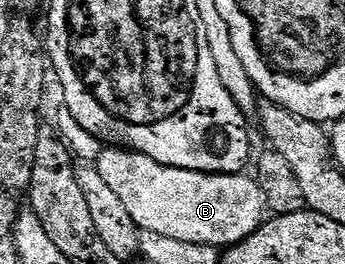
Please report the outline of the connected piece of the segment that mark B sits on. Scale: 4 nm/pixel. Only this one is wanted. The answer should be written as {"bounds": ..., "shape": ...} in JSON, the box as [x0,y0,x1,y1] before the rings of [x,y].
{"bounds":[97,147,268,247],"shape":[[[126,147],[104,148],[97,168],[101,179],[120,196],[121,204],[133,215],[133,223],[140,230],[157,231],[184,243],[214,247],[239,245],[259,230],[268,212],[265,195],[251,175],[198,173],[169,167]]]}

